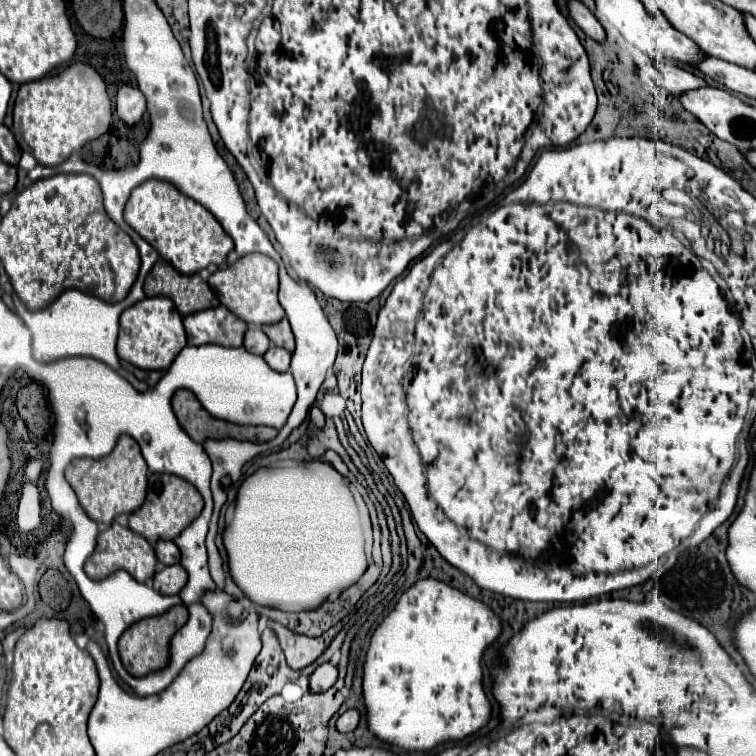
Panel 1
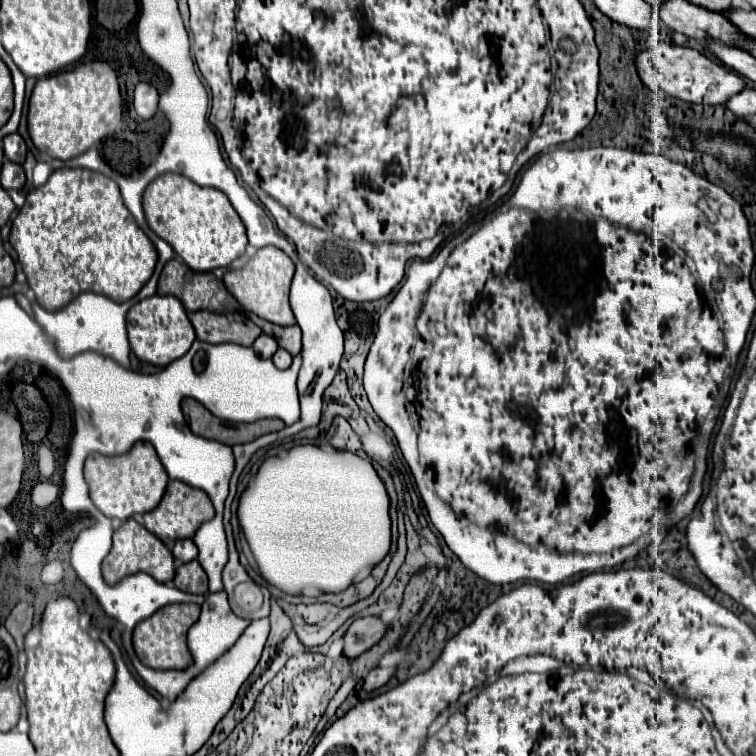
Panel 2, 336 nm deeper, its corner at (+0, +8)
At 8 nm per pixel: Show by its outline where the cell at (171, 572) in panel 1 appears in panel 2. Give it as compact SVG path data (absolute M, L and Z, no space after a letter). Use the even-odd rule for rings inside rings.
M196 560L182 564L176 570L176 576L174 576L172 582L182 592L192 592L192 594L206 594L208 592L206 572L202 570L202 566Z

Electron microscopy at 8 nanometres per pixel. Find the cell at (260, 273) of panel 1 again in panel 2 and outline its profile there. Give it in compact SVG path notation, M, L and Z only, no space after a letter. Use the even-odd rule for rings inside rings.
M266 246L260 248L242 268L228 270L224 274L224 286L230 290L230 294L240 302L240 306L246 312L254 312L272 324L290 326L296 324L296 318L288 304L288 290L292 276L294 276L292 260L282 250L276 250L274 246Z

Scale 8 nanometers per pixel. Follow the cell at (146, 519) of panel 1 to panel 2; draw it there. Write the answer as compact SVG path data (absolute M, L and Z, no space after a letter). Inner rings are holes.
M170 480L160 504L152 512L144 514L144 526L170 548L180 538L192 538L194 532L198 530L198 526L202 522L210 520L212 516L214 516L214 508L212 508L212 502L204 490L192 488L180 480Z

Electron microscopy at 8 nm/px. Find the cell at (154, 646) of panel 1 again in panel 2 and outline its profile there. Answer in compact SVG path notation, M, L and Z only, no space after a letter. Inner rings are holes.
M170 604L154 612L150 618L142 620L132 634L132 646L138 656L138 660L156 670L170 670L170 668L186 668L192 664L192 656L188 652L188 646L184 648L186 642L186 632L188 628L198 620L200 616L200 606L198 604Z

